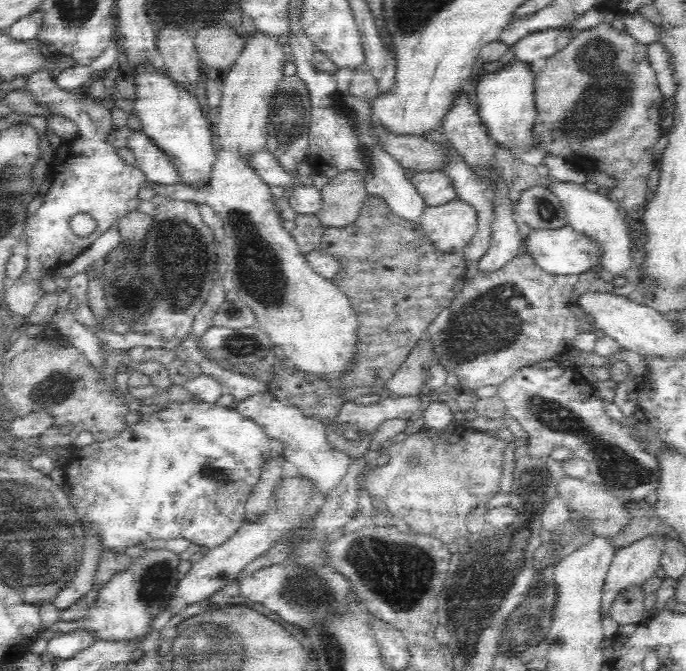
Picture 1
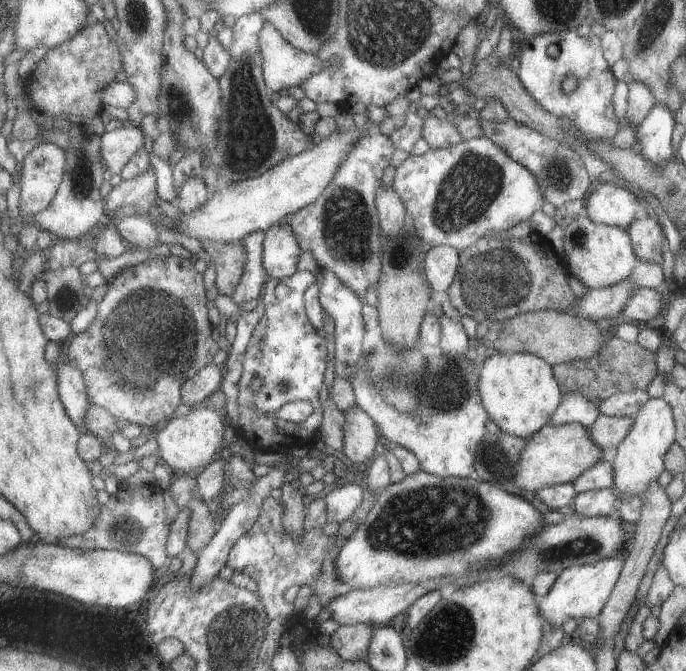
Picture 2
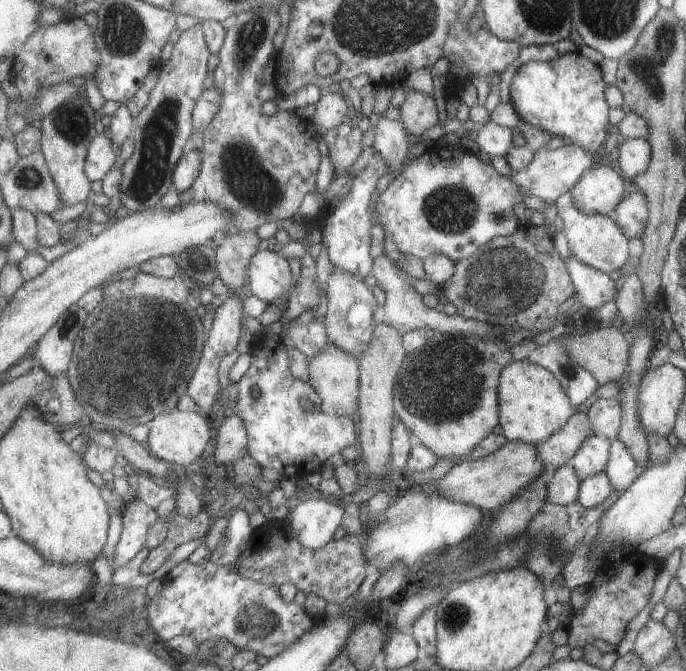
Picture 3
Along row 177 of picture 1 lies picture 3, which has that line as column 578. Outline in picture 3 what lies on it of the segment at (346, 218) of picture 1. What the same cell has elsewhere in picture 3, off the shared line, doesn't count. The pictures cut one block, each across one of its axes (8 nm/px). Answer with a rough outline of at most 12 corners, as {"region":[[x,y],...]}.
{"region":[[593,326],[567,344],[599,386],[623,380],[629,336]]}

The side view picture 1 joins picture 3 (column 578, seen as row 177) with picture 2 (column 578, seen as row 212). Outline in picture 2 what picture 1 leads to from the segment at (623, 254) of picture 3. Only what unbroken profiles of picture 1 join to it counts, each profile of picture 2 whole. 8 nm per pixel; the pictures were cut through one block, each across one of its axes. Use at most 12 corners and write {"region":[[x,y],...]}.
{"region":[[585,210],[567,224],[563,260],[589,290],[623,282],[639,262],[627,230]]}

